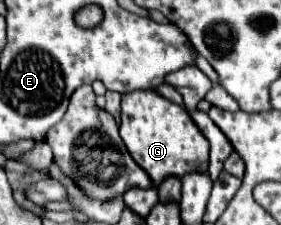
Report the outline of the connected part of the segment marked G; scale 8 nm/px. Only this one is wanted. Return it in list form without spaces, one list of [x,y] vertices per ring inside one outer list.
[[[136,89],[136,93],[122,95],[122,121],[120,121],[120,137],[124,139],[132,159],[152,177],[154,187],[168,175],[182,177],[190,171],[200,171],[208,167],[208,141],[198,129],[198,125],[192,121],[188,111],[182,105],[172,103],[170,99],[162,97],[156,89]]]

